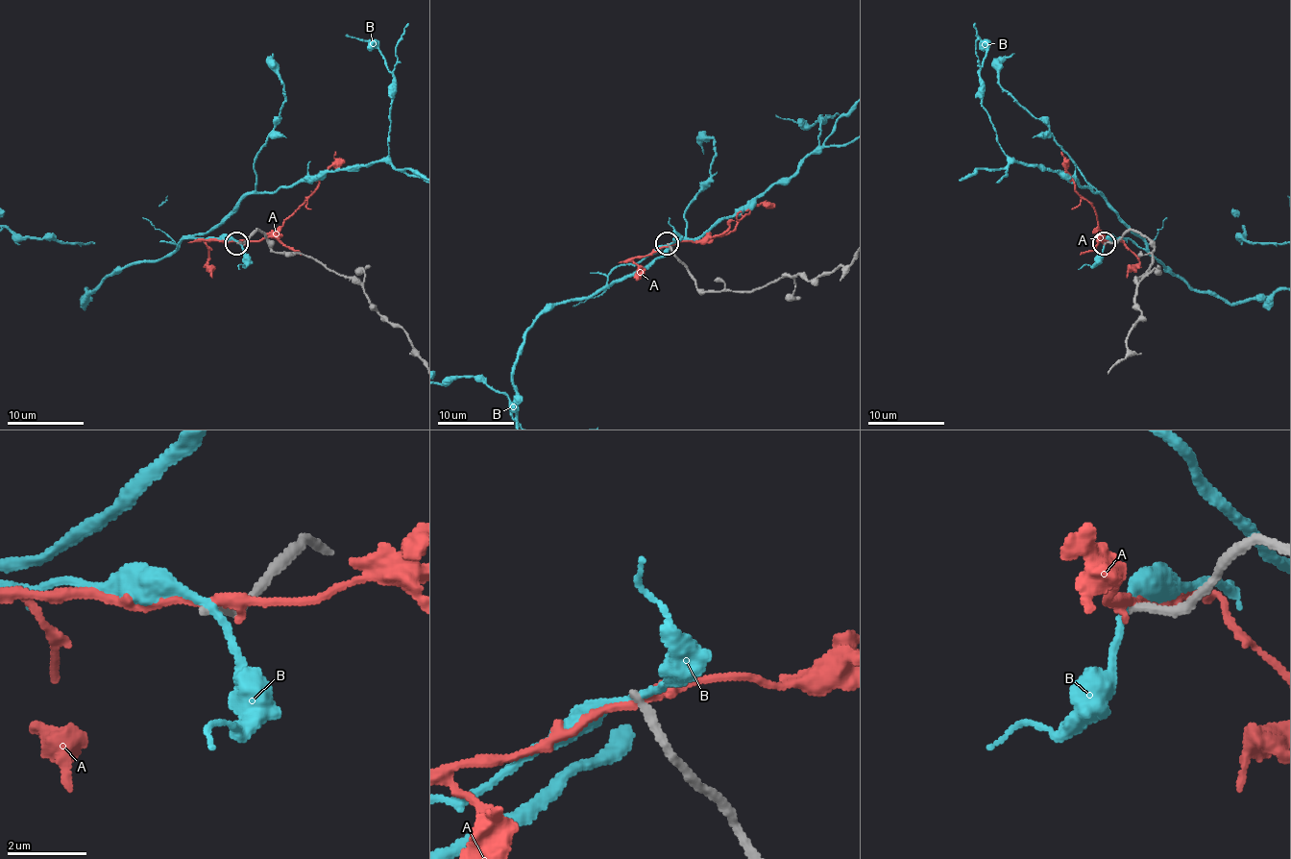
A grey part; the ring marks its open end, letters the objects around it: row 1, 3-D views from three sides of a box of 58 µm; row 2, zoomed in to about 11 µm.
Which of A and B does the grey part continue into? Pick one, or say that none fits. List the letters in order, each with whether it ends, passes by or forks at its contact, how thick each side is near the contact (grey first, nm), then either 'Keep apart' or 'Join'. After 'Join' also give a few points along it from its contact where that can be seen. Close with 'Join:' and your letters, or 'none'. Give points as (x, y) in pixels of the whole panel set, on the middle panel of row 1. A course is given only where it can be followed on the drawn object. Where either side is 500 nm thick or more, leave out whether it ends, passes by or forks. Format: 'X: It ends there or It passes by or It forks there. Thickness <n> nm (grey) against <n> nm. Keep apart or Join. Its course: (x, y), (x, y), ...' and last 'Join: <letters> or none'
A: It passes by. Thickness 240 nm (grey) against 280 nm. Keep apart
B: It passes by. Thickness 240 nm (grey) against 200 nm. Keep apart
Join: none

